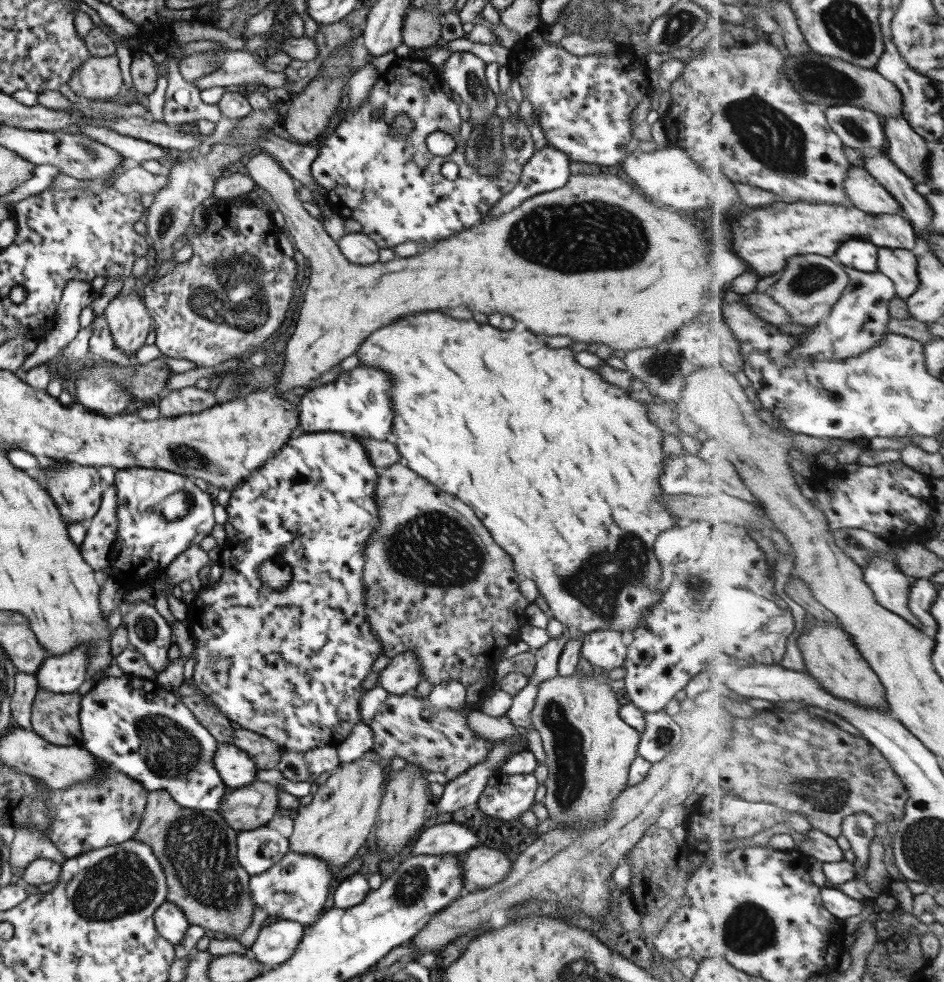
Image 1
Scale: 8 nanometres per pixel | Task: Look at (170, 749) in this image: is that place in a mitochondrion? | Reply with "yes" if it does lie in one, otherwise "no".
yes

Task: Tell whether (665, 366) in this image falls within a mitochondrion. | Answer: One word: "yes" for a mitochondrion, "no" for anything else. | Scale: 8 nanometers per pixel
yes

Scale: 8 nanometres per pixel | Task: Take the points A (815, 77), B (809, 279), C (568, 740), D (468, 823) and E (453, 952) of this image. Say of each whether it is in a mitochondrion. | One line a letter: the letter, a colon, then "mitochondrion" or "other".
A: mitochondrion
B: mitochondrion
C: mitochondrion
D: other
E: other

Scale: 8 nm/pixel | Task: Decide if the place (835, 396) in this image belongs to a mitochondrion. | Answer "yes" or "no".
no

